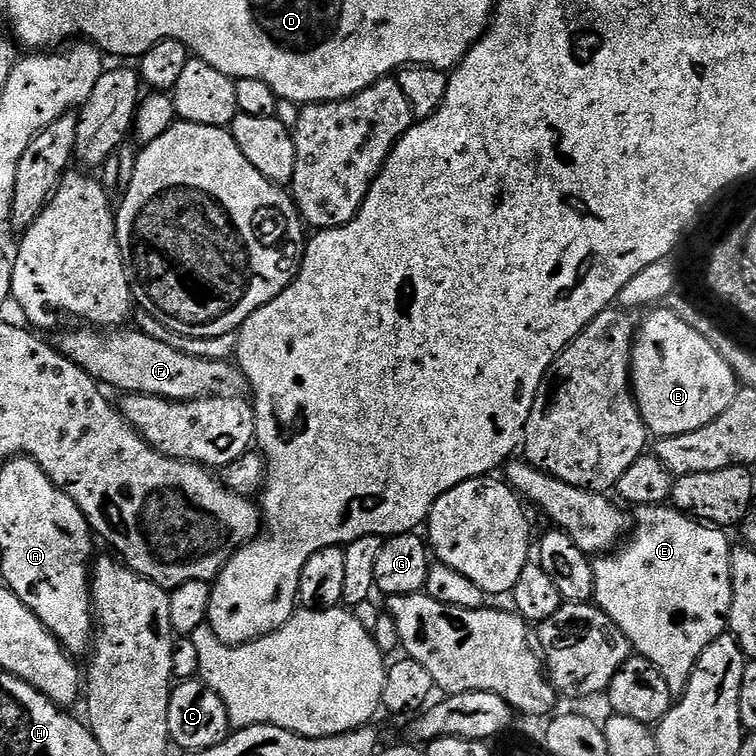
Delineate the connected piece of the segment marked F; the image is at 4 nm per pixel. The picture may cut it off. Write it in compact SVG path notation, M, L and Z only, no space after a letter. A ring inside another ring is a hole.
M80 326L77 332L61 334L58 348L66 359L73 360L101 385L109 384L120 394L157 396L163 400L198 400L205 396L240 398L249 391L248 379L235 363L182 354L182 350L174 350L174 346L166 346L166 342L158 342L158 338L150 338L150 334L139 330L120 331L124 330L93 330Z

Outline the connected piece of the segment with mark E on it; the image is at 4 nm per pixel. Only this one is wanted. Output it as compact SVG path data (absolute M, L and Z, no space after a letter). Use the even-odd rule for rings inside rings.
M655 504L636 508L634 514L636 525L633 528L631 525L630 535L622 546L601 555L593 563L594 603L611 618L618 630L622 630L622 634L626 634L635 655L650 661L658 674L666 678L666 686L670 686L673 697L679 698L686 690L698 658L702 658L702 650L706 650L706 646L710 646L710 642L719 636L725 635L728 627L734 544L728 541L729 533L725 529L702 520L693 520L671 506Z

